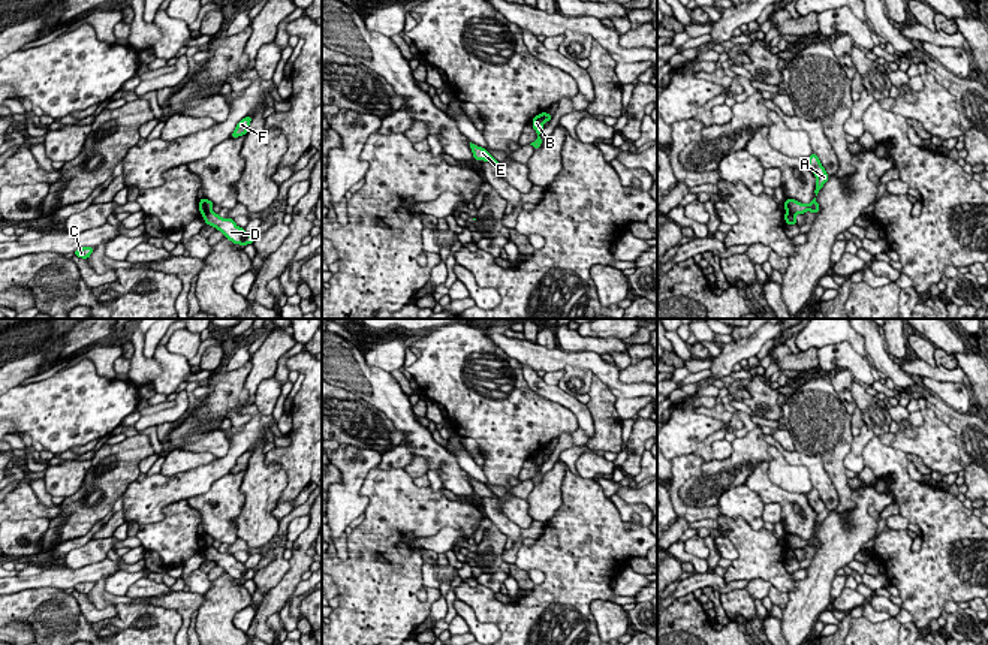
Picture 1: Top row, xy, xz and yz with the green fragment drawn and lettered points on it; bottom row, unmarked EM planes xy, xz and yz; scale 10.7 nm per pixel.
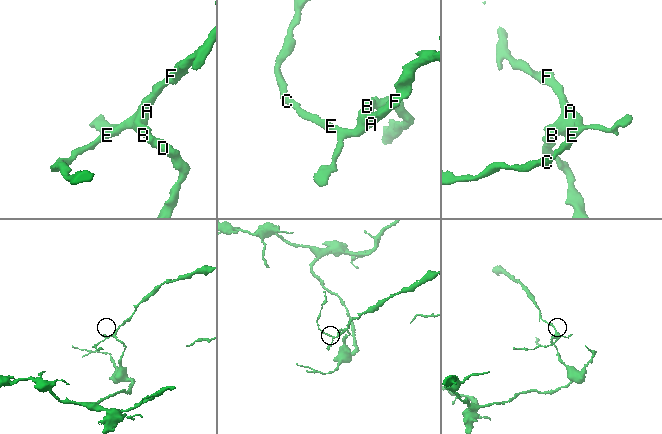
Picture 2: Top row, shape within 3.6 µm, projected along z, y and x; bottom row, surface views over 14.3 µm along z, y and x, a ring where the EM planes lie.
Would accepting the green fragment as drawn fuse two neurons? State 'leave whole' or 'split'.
split

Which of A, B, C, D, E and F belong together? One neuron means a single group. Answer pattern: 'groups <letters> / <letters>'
groups A B C E F / D

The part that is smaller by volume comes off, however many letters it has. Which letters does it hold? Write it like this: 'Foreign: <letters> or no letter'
Foreign: A, B, C, E, F

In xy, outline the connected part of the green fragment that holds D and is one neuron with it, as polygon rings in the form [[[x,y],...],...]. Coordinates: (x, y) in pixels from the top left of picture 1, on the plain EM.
[[[210,546],[204,551],[205,558],[214,561],[234,579],[253,579],[254,572],[247,569],[243,563],[238,563],[232,554],[222,554],[219,549]]]

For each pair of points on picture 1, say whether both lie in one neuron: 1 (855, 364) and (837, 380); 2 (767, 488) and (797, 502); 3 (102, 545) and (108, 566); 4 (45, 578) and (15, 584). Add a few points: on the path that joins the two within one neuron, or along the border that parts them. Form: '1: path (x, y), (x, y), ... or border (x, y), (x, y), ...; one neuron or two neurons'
1: border (837, 370), (848, 370), (854, 377); two neurons
2: path (774, 494), (789, 502); one neuron
3: border (105, 557), (80, 567), (71, 567); two neurons
4: path (38, 581), (23, 582); one neuron

